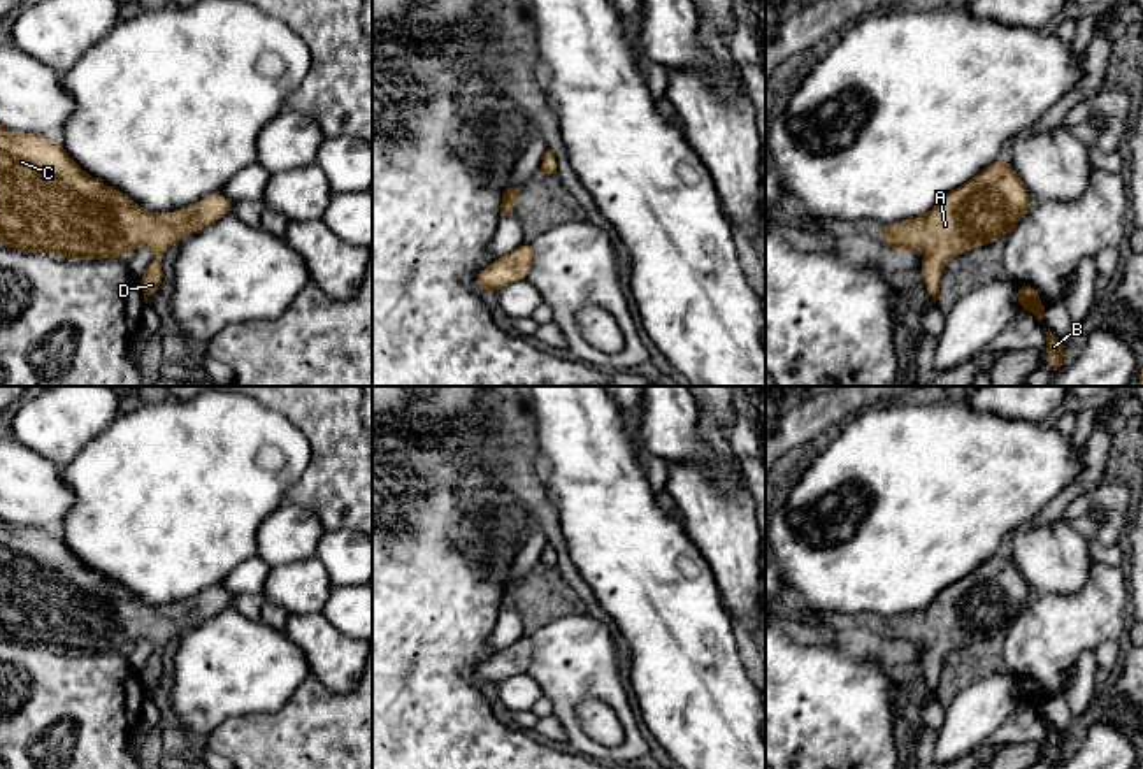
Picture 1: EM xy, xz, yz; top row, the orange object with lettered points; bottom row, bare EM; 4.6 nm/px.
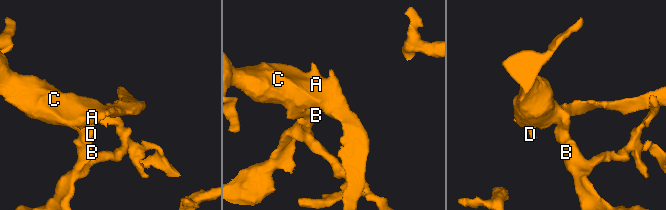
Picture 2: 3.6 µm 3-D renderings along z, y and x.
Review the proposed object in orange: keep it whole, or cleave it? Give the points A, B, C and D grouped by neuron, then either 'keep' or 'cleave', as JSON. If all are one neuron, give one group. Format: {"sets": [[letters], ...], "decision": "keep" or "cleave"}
{"sets": [["A", "B", "C", "D"]], "decision": "keep"}

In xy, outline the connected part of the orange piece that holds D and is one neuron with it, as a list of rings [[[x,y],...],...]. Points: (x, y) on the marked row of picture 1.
[[[0,125],[0,246],[81,262],[125,260],[137,246],[146,246],[155,253],[155,260],[139,279],[146,304],[165,277],[162,255],[188,234],[195,234],[232,212],[234,207],[235,204],[216,191],[183,211],[151,212],[84,172],[56,139],[14,132]]]

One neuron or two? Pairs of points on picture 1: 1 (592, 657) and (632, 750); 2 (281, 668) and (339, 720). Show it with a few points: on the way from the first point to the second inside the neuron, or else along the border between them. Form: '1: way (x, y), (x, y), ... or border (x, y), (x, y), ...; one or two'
1: way (599, 680), (617, 697), (632, 727); one
2: border (309, 673), (280, 708), (269, 711); two

